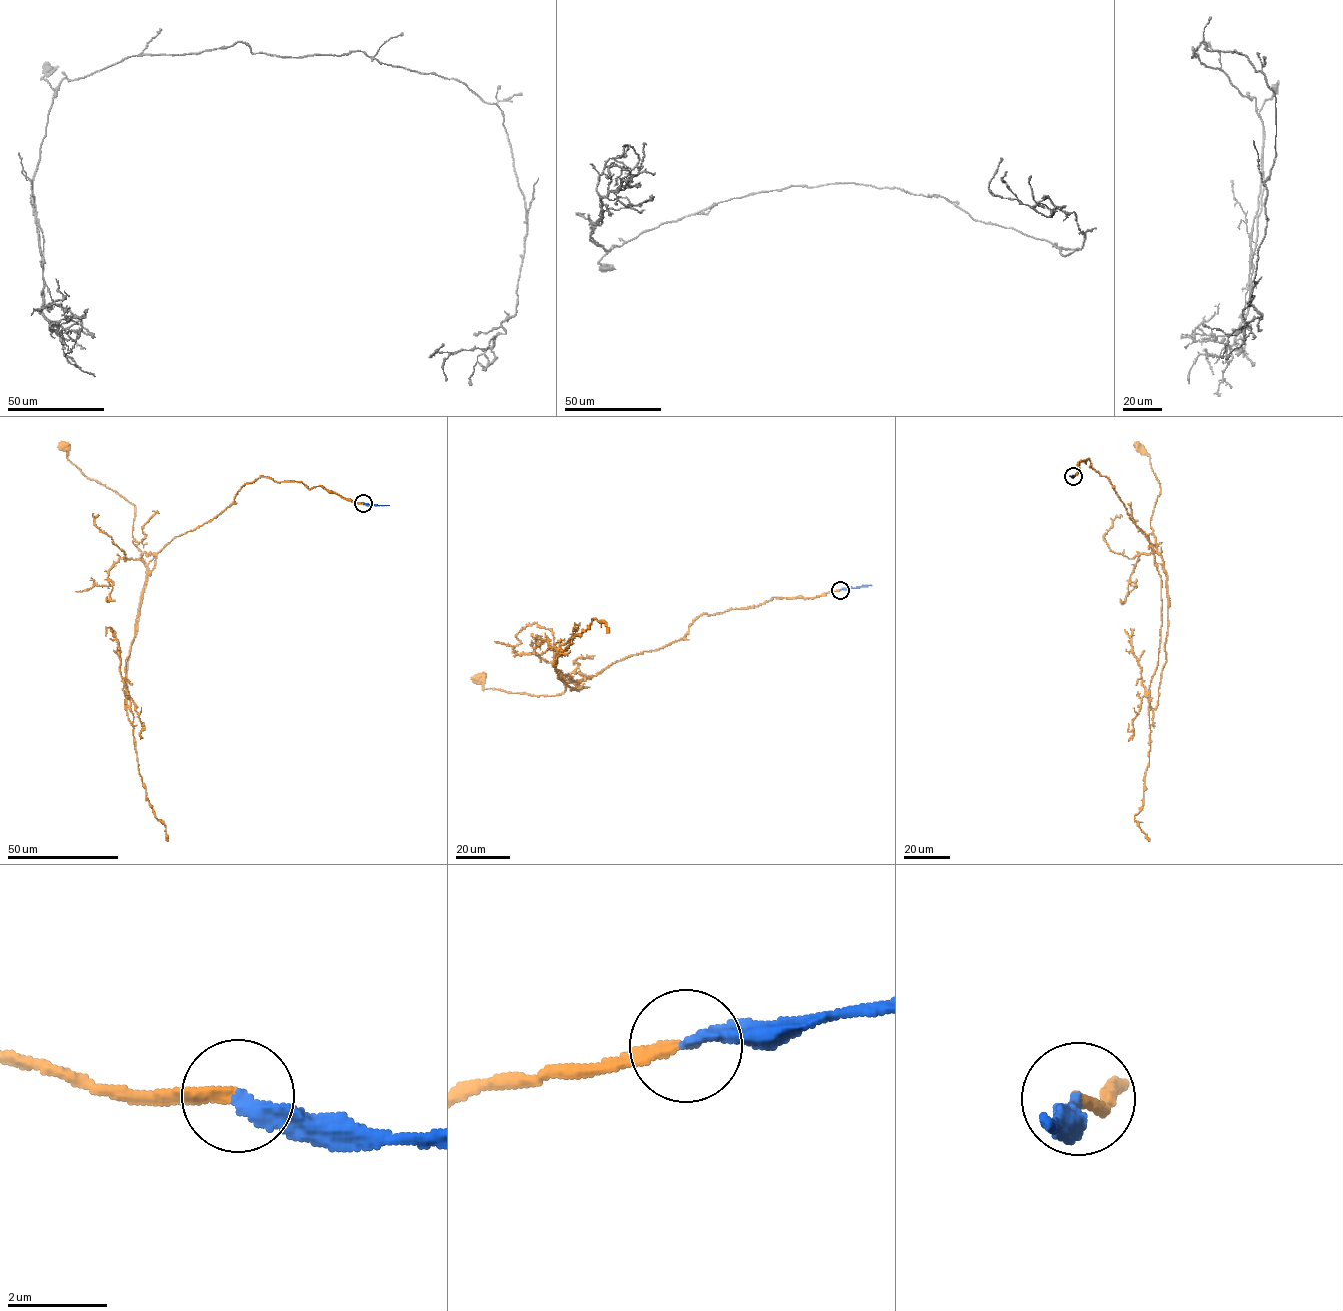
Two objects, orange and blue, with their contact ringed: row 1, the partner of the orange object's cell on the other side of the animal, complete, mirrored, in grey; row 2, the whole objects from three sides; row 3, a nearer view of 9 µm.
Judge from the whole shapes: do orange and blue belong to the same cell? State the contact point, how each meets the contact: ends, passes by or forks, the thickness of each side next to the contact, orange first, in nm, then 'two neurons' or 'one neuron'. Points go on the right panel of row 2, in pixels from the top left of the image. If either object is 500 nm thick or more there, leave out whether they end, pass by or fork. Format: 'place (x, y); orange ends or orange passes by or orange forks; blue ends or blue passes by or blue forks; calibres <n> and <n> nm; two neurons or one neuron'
place (1073, 476); orange ends; blue ends; calibres 220 and 280 nm; one neuron

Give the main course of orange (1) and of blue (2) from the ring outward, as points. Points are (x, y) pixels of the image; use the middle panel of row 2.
1: (840, 590), (701, 614), (683, 638), (593, 676), (562, 679), (565, 690), (555, 695), (484, 689), (478, 677)
2: (840, 590), (872, 585)

